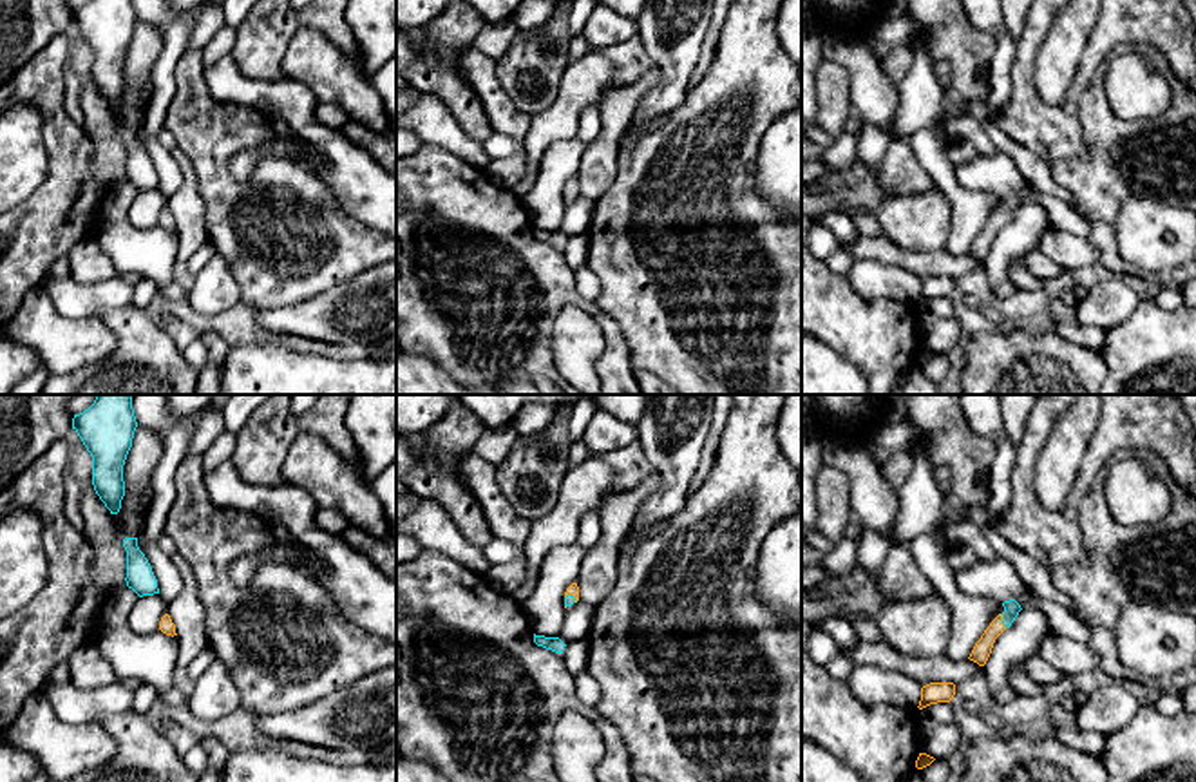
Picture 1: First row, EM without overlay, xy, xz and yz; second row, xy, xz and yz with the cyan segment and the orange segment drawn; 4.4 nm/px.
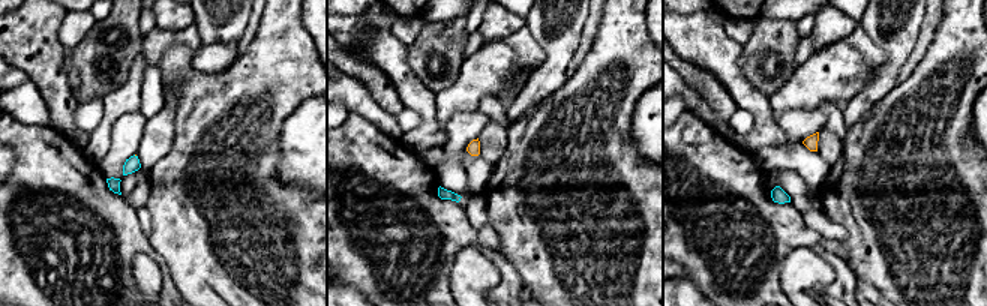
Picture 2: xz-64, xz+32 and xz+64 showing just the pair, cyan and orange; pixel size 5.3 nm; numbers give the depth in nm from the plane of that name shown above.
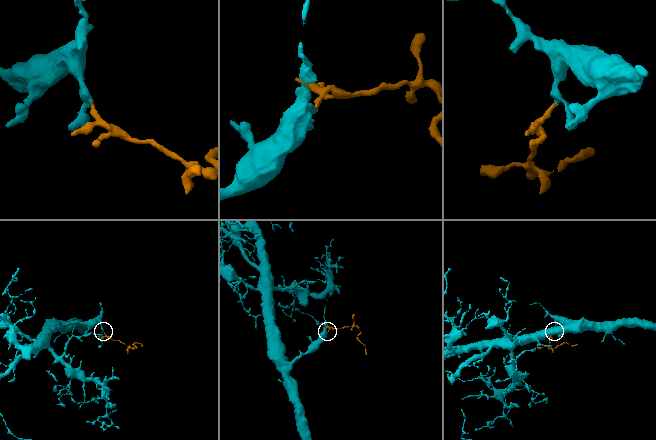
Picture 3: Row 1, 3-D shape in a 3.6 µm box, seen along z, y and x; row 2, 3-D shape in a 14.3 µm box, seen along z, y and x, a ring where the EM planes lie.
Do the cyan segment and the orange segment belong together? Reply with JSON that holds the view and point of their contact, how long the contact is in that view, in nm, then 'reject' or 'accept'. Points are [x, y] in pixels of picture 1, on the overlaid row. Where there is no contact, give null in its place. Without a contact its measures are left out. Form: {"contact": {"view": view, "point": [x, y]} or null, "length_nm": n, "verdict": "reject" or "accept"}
{"contact": {"view": "yz", "point": [1003, 621]}, "length_nm": 70, "verdict": "accept"}

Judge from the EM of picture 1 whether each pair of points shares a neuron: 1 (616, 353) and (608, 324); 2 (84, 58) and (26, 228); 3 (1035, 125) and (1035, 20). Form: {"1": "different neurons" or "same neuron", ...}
{"1": "same neuron", "2": "different neurons", "3": "same neuron"}

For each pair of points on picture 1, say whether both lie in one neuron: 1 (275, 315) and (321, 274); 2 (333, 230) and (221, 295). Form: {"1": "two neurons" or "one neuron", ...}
{"1": "two neurons", "2": "two neurons"}

